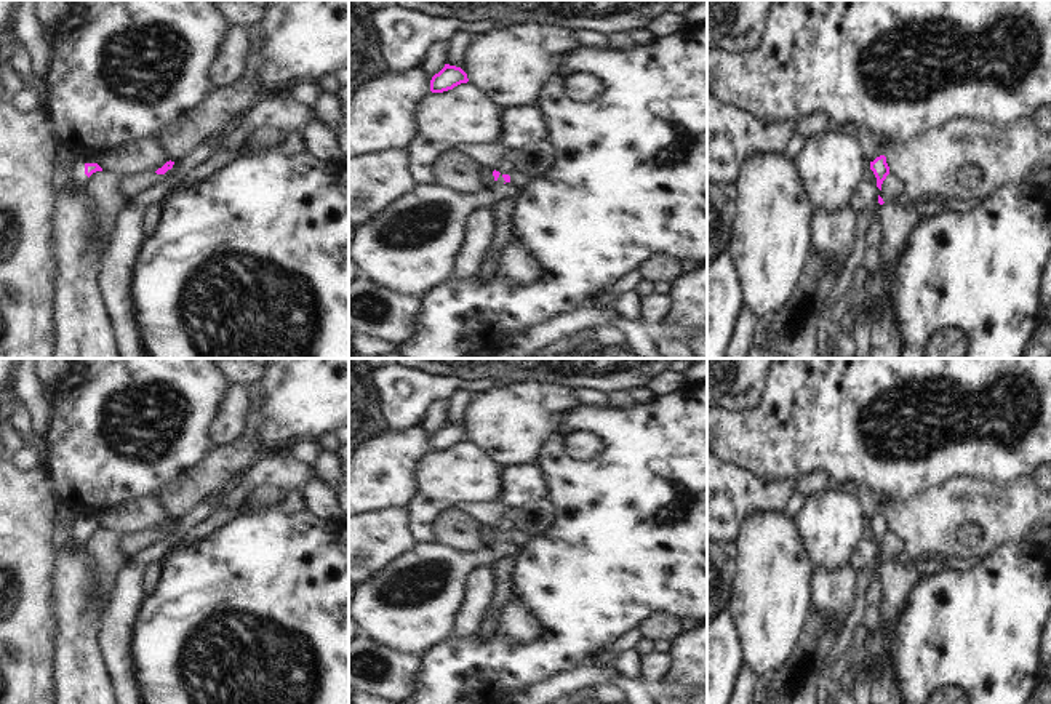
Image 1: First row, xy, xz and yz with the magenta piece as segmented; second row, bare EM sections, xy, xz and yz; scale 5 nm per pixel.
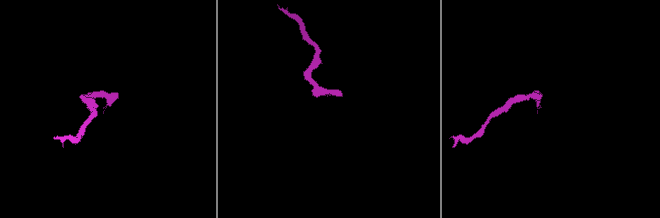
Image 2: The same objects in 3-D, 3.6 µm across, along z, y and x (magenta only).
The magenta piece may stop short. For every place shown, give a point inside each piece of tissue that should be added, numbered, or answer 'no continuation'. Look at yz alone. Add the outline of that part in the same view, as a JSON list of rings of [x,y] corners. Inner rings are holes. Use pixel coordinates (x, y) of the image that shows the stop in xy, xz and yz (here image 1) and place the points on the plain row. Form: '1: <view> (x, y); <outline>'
no continuation

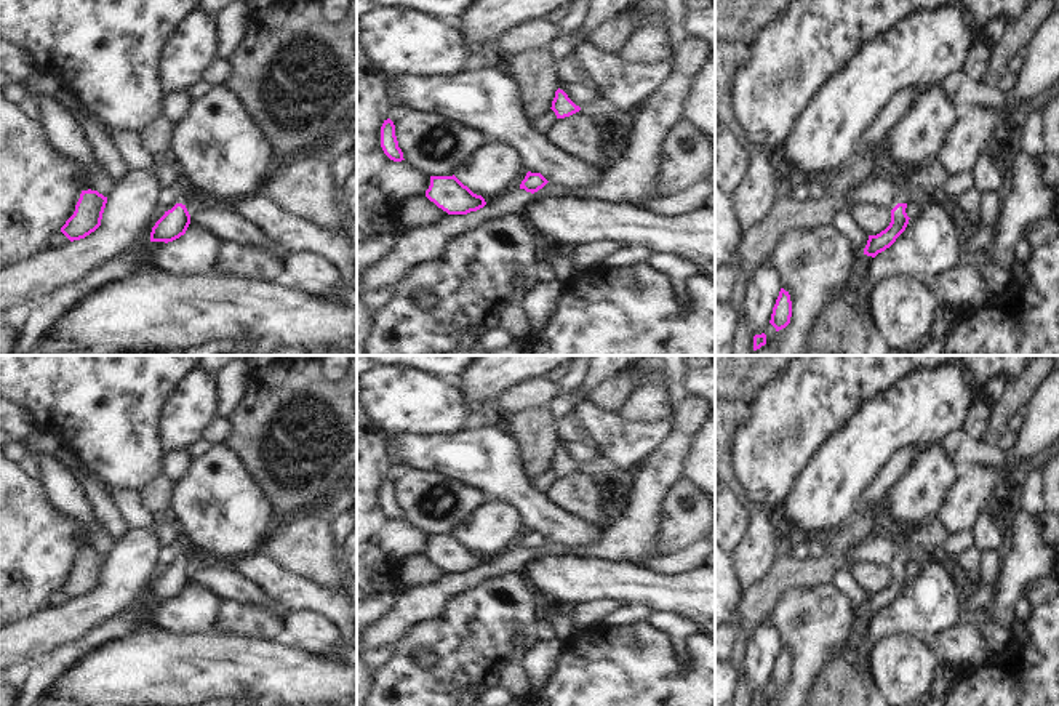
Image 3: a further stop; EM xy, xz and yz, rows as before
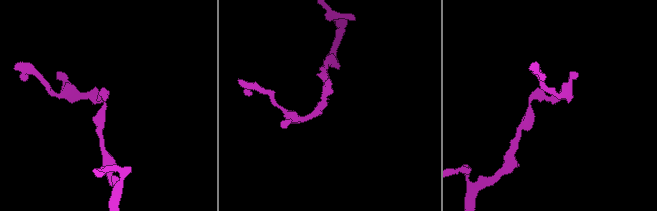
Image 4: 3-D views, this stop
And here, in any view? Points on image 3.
no continuation

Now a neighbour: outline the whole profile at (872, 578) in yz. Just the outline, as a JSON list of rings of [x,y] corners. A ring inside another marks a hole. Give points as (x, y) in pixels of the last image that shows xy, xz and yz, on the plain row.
[[[853,562],[848,572],[867,594],[880,592],[891,581],[891,568],[870,565],[867,562]]]

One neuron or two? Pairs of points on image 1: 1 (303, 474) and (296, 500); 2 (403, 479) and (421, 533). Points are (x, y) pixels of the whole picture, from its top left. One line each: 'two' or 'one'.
1: two
2: two

